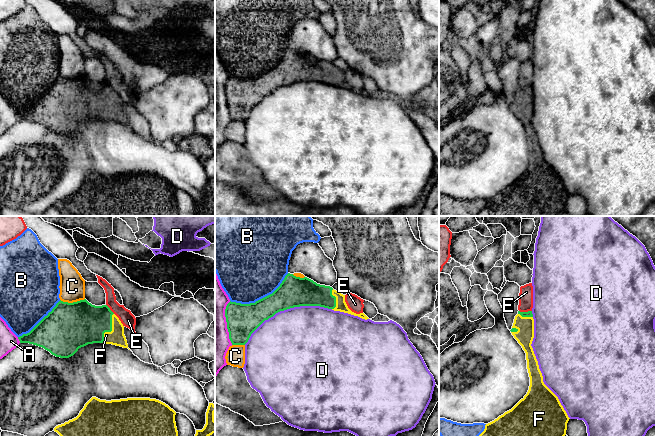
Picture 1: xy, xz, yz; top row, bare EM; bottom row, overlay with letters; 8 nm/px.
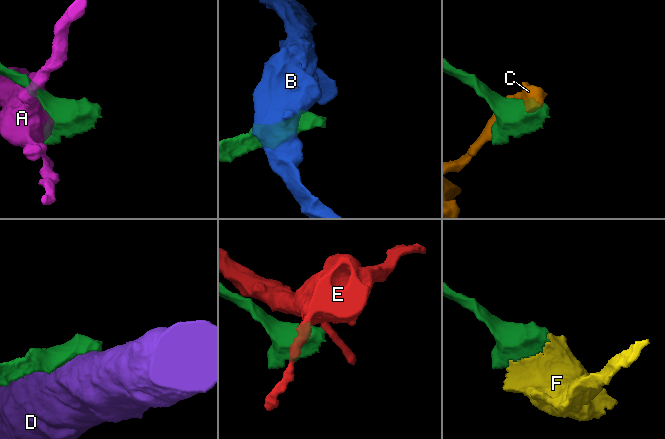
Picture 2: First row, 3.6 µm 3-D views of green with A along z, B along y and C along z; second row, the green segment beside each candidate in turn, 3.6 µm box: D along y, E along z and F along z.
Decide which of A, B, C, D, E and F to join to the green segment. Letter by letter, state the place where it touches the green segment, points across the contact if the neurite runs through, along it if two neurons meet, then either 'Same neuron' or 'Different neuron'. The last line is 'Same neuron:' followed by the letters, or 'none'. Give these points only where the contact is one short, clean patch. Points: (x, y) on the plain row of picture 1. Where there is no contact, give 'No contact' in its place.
A: Touches green at xz (227, 99). Different neuron
B: Touches green at xz (260, 75). Different neuron
C: Touches green at xy (73, 78). Different neuron
D: Touches green at xz (286, 85). Different neuron
E: Touches green at yz (525, 88). Boundary: yz (519, 86), (531, 87). Different neuron
F: Touches green at xy (111, 106). Same neuron
Same neuron: F

